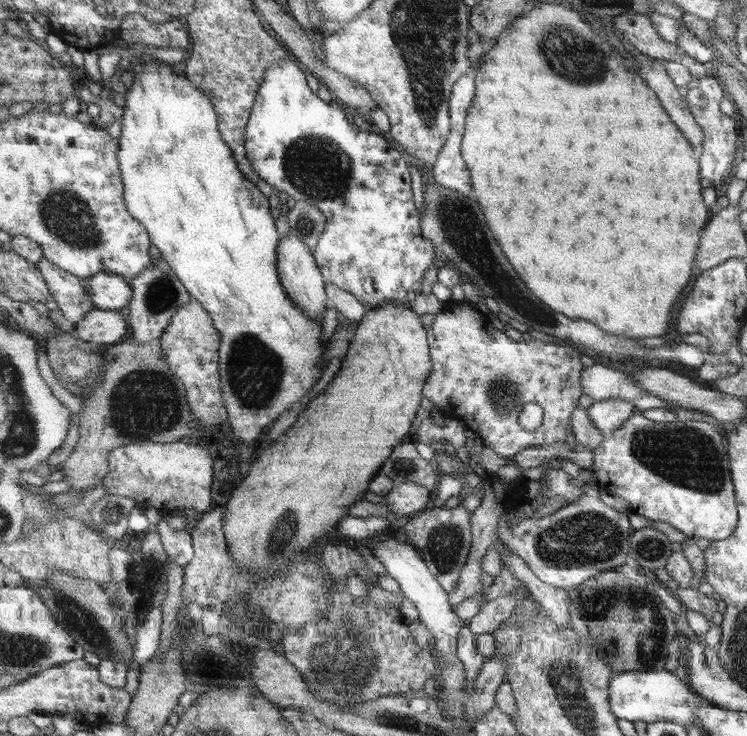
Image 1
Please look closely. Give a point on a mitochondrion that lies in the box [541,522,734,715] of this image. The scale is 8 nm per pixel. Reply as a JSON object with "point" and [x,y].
{"point":[649,549]}

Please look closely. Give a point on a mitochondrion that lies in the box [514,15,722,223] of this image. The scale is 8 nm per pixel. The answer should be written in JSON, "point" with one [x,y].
{"point":[578,61]}

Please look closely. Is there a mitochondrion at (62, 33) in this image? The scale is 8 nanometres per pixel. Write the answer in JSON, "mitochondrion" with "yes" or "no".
{"mitochondrion":"no"}

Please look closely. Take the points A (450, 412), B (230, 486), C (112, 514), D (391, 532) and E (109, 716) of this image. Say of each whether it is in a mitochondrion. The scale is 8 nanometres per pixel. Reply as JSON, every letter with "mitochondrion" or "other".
{"A":"other","B":"other","C":"mitochondrion","D":"other","E":"other"}

